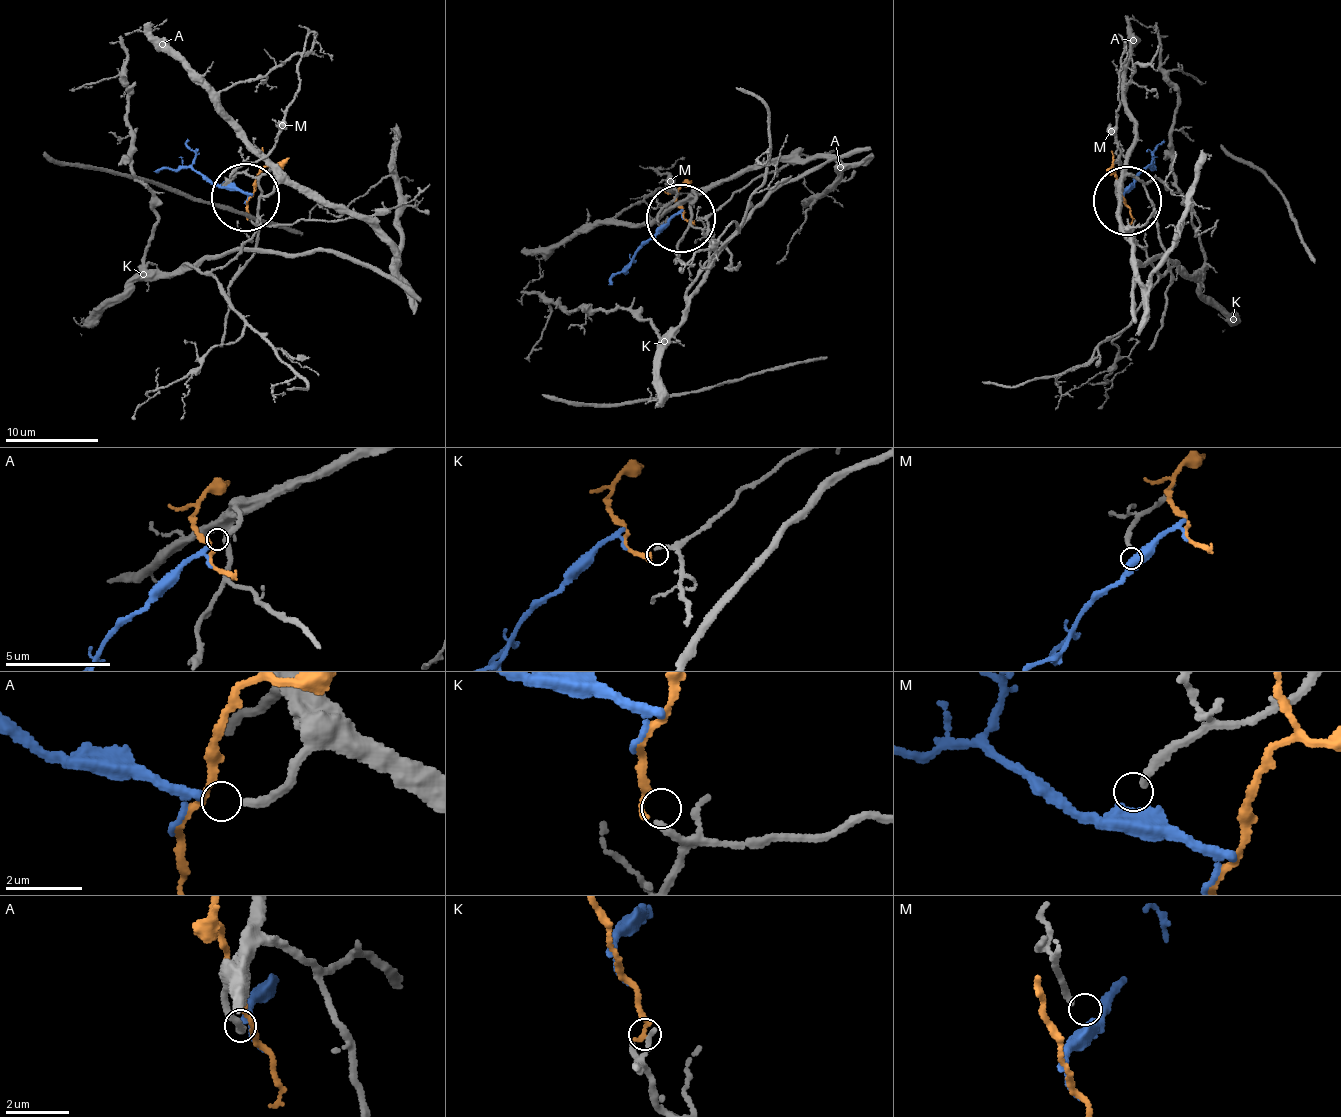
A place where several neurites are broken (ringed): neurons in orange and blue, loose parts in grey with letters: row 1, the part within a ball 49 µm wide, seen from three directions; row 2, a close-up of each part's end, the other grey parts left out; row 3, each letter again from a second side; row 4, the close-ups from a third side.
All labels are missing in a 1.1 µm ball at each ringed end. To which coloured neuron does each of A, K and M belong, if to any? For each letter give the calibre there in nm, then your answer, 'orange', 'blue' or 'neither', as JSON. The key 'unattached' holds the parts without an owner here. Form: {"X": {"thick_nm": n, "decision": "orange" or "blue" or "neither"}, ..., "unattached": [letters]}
{"A": {"thick_nm": 200, "decision": "blue"}, "K": {"thick_nm": 160, "decision": "orange"}, "M": {"thick_nm": 200, "decision": "neither"}, "unattached": ["M"]}

